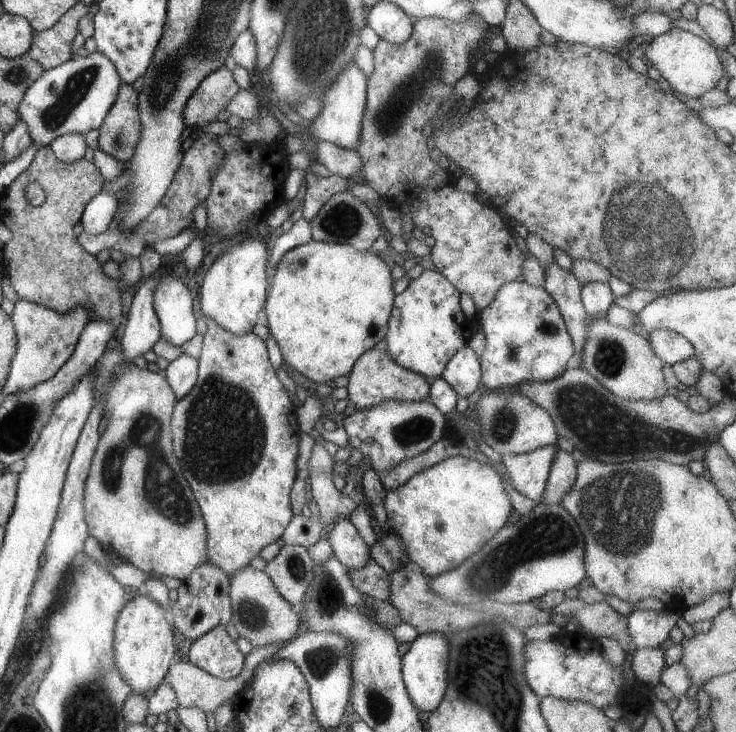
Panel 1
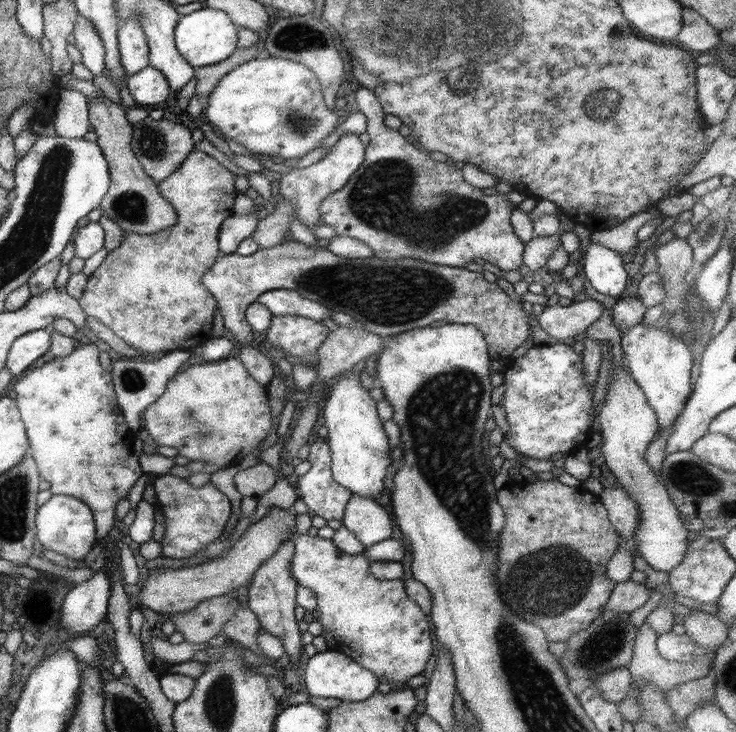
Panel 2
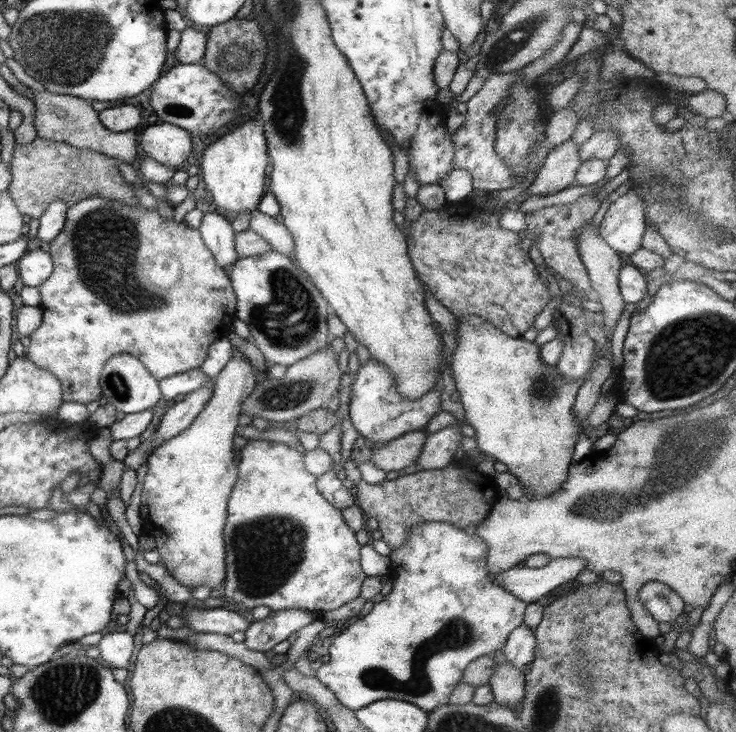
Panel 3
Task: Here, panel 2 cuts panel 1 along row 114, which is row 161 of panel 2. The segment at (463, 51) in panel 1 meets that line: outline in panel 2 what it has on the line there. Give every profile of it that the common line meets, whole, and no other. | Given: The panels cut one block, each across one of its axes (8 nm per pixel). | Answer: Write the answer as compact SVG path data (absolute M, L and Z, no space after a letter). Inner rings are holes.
M358 87L353 100L359 113L366 119L369 142L364 148L363 162L348 176L347 182L337 191L320 200L320 222L331 226L337 236L348 236L366 244L377 258L417 258L429 264L461 267L473 257L497 266L501 272L515 270L522 264L524 242L510 225L509 203L501 195L485 195L480 189L463 181L461 171L453 170L441 162L435 162L421 148L415 149L411 139L399 135L384 125L382 106L368 88Z

